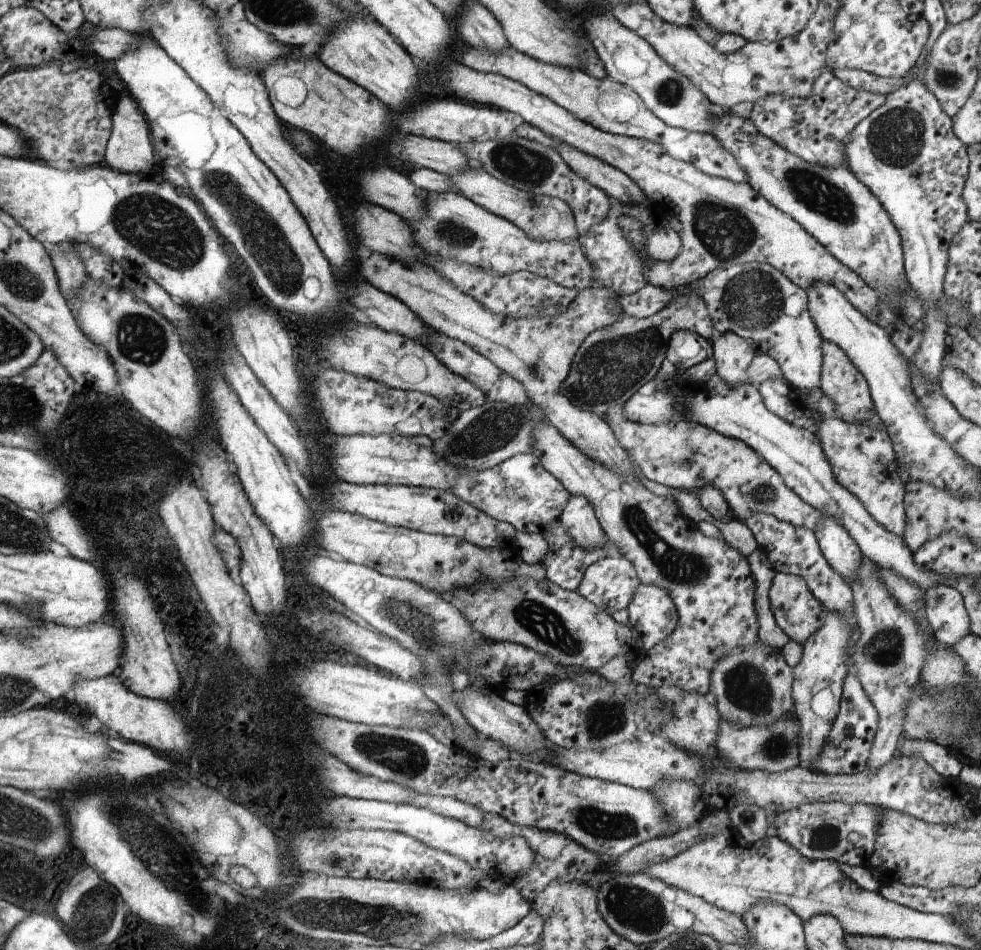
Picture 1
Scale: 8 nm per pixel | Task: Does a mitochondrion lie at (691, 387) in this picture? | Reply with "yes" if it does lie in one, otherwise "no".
no

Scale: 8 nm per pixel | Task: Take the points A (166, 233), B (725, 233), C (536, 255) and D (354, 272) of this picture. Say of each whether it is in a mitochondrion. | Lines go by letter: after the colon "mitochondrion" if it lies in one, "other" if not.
A: mitochondrion
B: mitochondrion
C: other
D: other

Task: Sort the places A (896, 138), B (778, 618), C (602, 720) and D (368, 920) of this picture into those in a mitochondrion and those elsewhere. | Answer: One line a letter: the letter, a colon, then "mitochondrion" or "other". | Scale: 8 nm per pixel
A: mitochondrion
B: other
C: mitochondrion
D: mitochondrion

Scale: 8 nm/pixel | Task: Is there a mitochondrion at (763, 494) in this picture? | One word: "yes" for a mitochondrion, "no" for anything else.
yes

